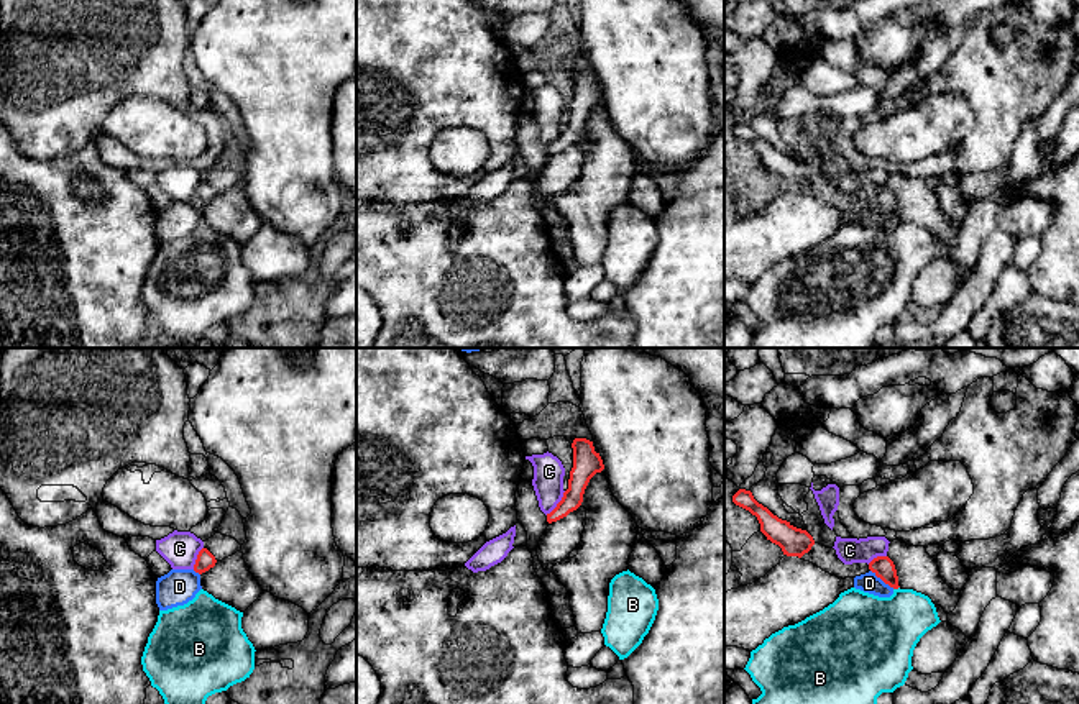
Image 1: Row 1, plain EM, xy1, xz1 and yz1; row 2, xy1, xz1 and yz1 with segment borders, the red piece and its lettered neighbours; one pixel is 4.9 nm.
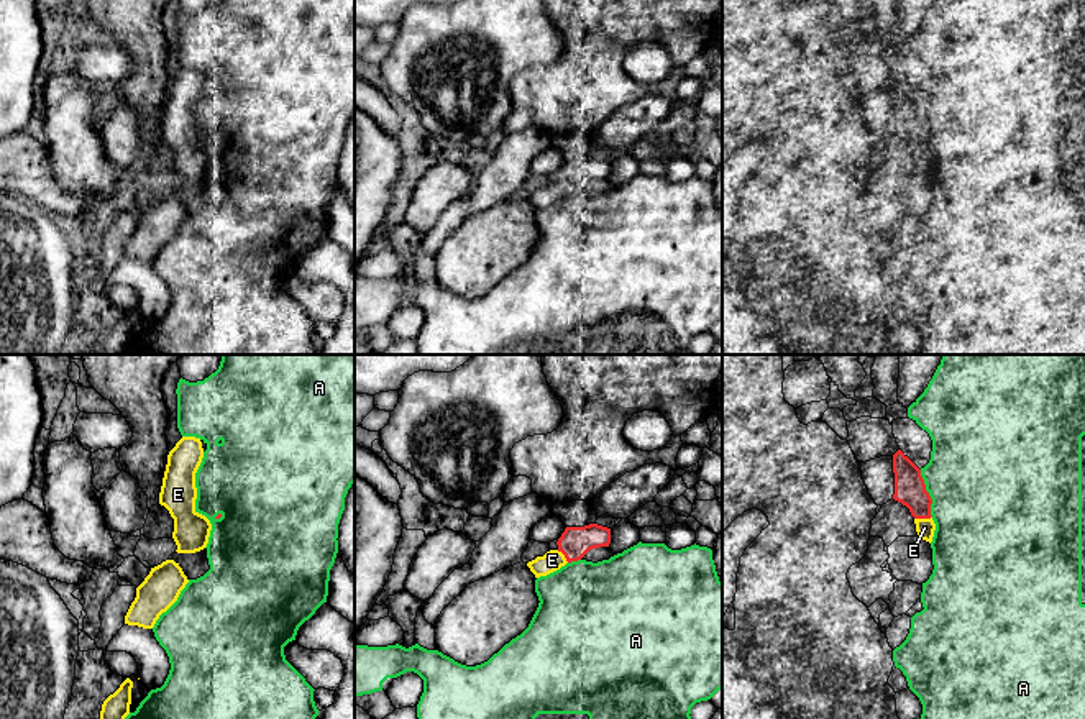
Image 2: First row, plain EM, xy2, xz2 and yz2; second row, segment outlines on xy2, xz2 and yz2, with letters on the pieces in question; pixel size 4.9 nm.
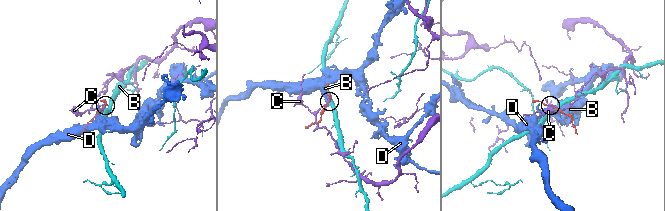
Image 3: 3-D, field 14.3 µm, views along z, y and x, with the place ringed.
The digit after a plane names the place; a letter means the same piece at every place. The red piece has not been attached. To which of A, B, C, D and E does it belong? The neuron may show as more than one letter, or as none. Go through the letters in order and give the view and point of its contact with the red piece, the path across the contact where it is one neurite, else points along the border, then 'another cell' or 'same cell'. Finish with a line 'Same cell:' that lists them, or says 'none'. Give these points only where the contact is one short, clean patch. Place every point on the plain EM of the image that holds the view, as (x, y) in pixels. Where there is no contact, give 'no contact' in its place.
A: yz2 (928, 125) | another cell
B: yz1 (895, 220) | along yz1 (899, 219), (894, 222) | another cell
C: xz1 (557, 137) | along xz1 (565, 123), (562, 132), (546, 146) | another cell
D: yz1 (882, 212) | along yz1 (871, 202), (894, 220) | another cell
E: yz2 (923, 150) | same cell
Same cell: E

